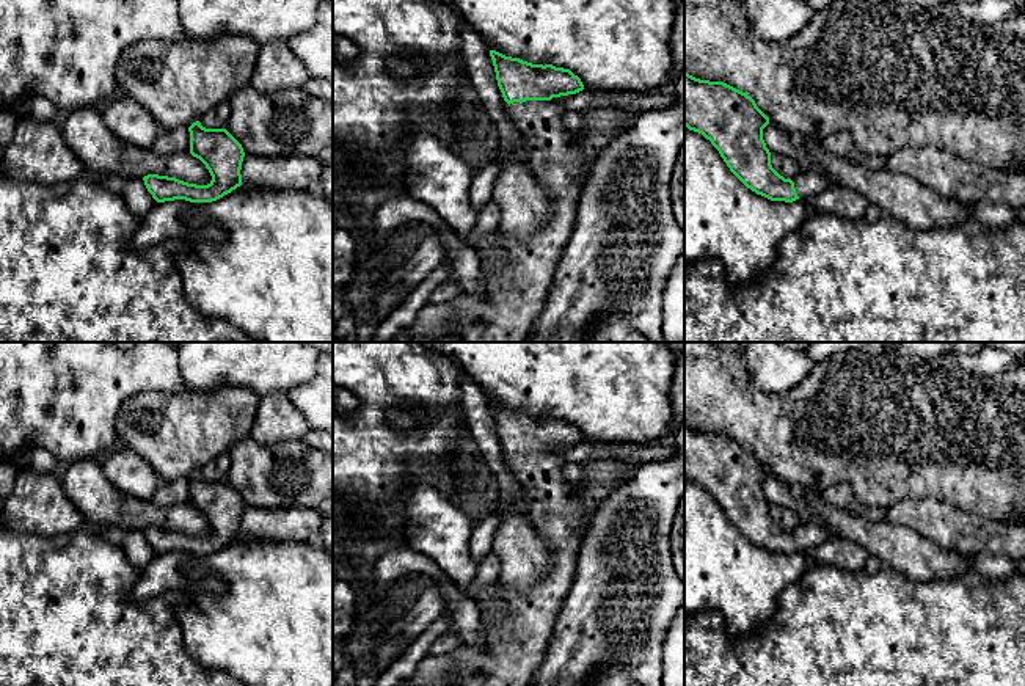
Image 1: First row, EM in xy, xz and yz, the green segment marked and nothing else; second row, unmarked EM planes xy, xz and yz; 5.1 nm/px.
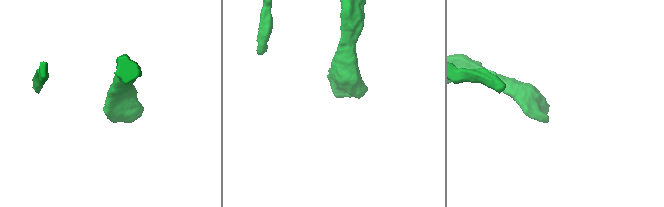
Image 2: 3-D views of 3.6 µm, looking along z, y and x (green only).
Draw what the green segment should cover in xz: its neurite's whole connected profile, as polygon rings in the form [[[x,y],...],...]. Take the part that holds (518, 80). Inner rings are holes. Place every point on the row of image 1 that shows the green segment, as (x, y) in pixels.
[[[490,50],[490,57],[498,86],[510,105],[513,124],[523,133],[531,174],[549,195],[551,209],[538,229],[526,239],[494,231],[496,243],[502,250],[502,261],[493,273],[482,265],[483,292],[458,294],[438,305],[427,303],[408,328],[411,342],[446,342],[447,336],[454,336],[455,342],[526,342],[545,306],[556,265],[575,226],[584,160],[576,149],[575,133],[562,121],[567,110],[551,99],[576,94],[584,89],[584,85],[570,69],[532,64],[496,50]]]

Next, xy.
[[[199,121],[188,127],[190,154],[209,170],[212,181],[196,185],[176,177],[148,174],[143,177],[148,192],[157,203],[185,199],[212,203],[242,185],[242,144],[226,129],[206,129]]]

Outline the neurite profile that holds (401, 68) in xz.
[[[392,57],[388,63],[391,75],[408,80],[419,72],[419,66],[414,61],[405,60],[402,57]]]

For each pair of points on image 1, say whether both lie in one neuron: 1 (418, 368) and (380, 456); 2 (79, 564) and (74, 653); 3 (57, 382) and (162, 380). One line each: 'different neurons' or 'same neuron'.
1: same neuron
2: same neuron
3: same neuron

